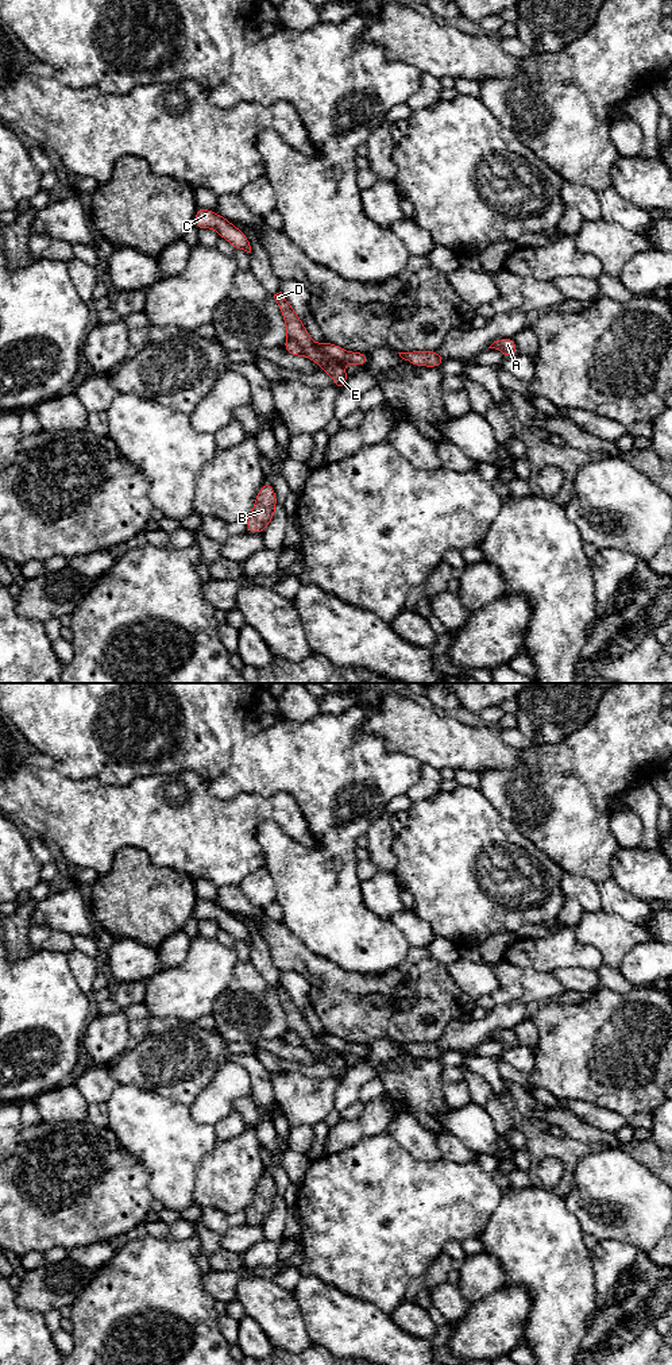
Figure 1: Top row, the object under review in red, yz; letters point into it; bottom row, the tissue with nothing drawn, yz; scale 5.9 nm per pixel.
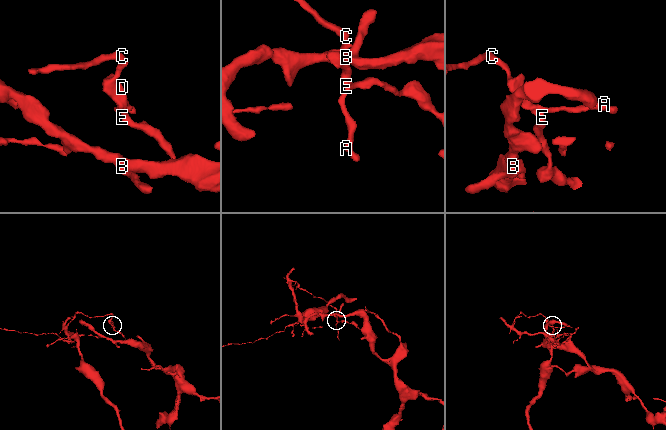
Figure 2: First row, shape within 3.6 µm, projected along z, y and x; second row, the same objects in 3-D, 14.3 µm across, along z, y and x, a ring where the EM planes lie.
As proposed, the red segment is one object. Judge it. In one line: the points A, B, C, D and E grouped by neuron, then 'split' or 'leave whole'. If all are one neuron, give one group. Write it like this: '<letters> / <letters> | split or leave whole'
A C / B D E | split

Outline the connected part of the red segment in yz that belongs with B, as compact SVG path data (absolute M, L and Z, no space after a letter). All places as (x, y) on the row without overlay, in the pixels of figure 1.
M269 1172L259 1180L252 1203L247 1208L248 1225L263 1225L266 1218L271 1214L277 1198L277 1185Z

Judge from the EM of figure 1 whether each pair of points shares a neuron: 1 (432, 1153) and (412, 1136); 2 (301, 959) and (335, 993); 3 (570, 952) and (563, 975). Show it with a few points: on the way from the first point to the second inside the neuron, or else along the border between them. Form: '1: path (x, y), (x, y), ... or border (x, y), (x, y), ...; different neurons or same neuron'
1: path (427, 1151), (417, 1141); same neuron
2: path (309, 967), (327, 984); same neuron
3: border (595, 970), (557, 968), (551, 972); different neurons

